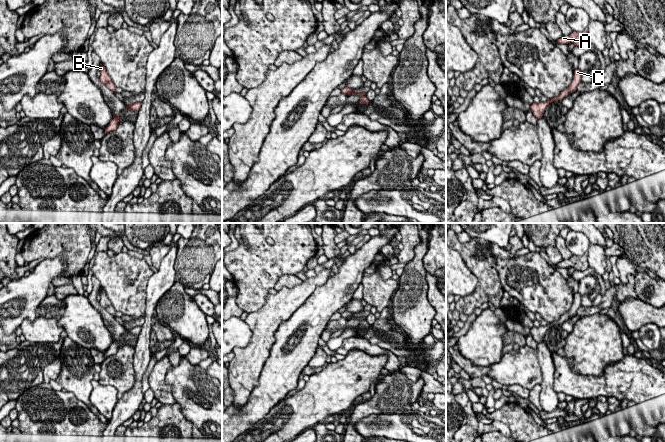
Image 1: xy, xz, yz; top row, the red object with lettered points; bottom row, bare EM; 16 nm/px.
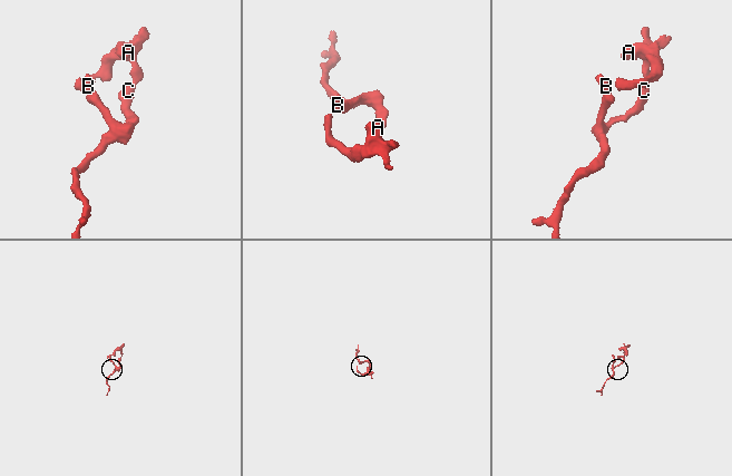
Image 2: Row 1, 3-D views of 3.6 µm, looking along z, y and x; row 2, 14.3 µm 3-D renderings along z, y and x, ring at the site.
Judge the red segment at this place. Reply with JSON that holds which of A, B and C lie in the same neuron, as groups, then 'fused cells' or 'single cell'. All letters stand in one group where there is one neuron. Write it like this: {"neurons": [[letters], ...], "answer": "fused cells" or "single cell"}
{"neurons": [["A", "B", "C"]], "answer": "single cell"}

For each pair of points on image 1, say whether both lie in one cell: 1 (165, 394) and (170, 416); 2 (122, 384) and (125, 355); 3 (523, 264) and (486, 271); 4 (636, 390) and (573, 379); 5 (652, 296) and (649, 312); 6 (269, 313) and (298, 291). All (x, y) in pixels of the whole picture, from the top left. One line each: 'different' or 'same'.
1: different
2: same
3: different
4: same
5: different
6: same

